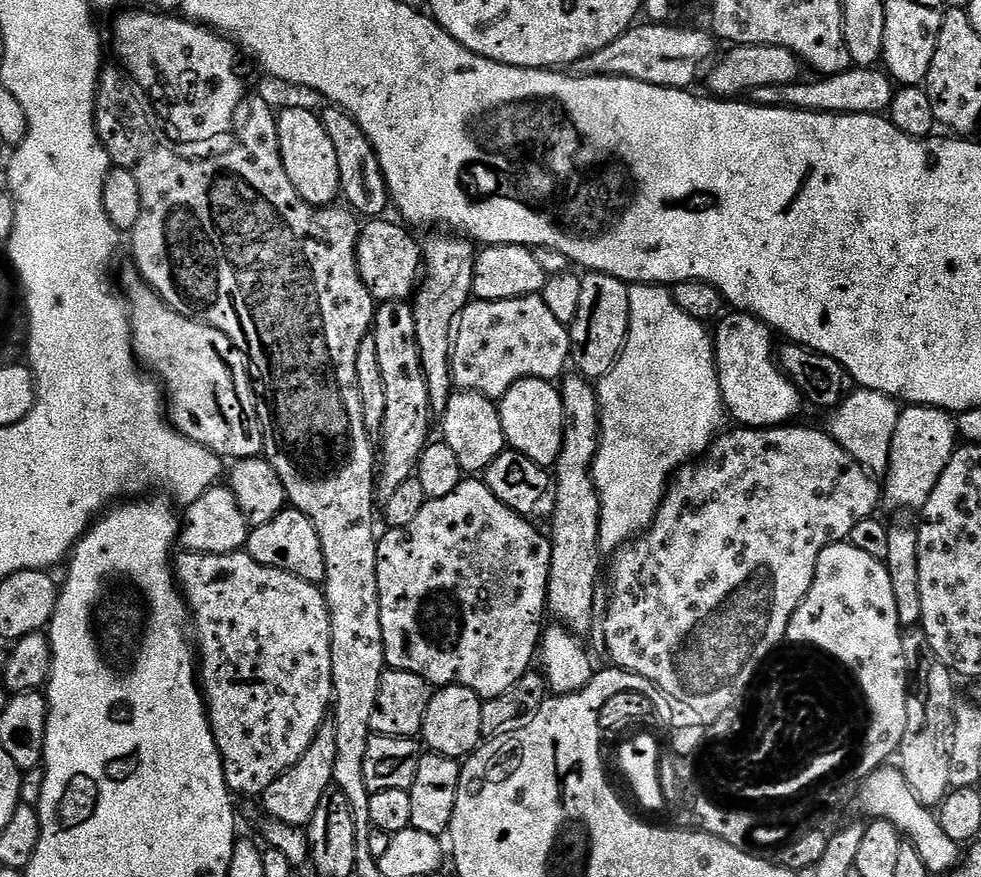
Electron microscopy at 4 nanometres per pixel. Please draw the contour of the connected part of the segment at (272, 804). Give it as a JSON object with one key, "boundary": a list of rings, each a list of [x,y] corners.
{"boundary":[[[325,722],[318,730],[314,742],[310,742],[310,750],[306,750],[306,754],[302,754],[302,758],[298,758],[298,762],[287,768],[277,780],[270,782],[270,786],[264,791],[262,803],[268,811],[267,815],[290,826],[307,826],[322,802],[322,794],[326,794],[326,790],[333,787],[334,758],[337,754],[334,726],[331,722]]]}

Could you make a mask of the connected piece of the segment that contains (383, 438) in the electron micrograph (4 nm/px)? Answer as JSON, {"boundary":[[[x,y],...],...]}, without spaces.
{"boundary":[[[391,300],[380,304],[376,317],[372,319],[370,335],[374,338],[374,346],[378,346],[382,382],[386,382],[386,418],[384,430],[378,437],[378,475],[374,489],[375,495],[386,501],[398,486],[402,486],[402,482],[413,479],[416,463],[430,443],[428,431],[432,428],[434,413],[424,377],[424,364],[420,360],[411,303]]]}

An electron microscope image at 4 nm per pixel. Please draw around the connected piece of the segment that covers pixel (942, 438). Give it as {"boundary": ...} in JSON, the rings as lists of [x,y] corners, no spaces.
{"boundary":[[[929,404],[905,407],[897,415],[888,469],[882,474],[883,503],[892,508],[924,509],[934,486],[938,486],[938,478],[942,478],[946,466],[950,466],[950,458],[957,447],[958,433],[953,413],[932,408]]]}

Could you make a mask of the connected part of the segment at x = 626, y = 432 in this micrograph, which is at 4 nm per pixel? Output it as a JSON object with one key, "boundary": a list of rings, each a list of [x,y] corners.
{"boundary":[[[629,284],[628,297],[630,298],[630,326],[628,337],[616,365],[608,371],[608,375],[598,384],[598,395],[600,398],[600,445],[598,454],[592,463],[592,481],[596,483],[596,492],[600,495],[600,547],[605,553],[615,553],[616,549],[624,547],[629,540],[646,532],[652,525],[652,519],[656,517],[656,511],[660,509],[660,500],[664,497],[664,490],[669,483],[670,477],[676,469],[703,457],[712,446],[712,441],[721,435],[725,427],[726,409],[722,390],[718,382],[718,370],[716,369],[716,349],[713,337],[710,335],[703,323],[690,314],[678,310],[671,291],[667,287],[658,284]]]}

